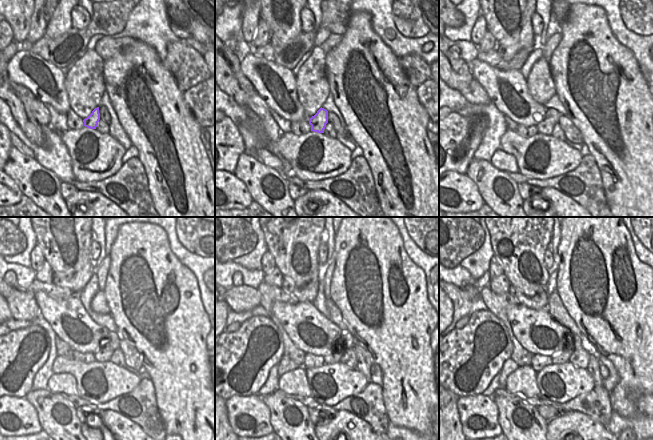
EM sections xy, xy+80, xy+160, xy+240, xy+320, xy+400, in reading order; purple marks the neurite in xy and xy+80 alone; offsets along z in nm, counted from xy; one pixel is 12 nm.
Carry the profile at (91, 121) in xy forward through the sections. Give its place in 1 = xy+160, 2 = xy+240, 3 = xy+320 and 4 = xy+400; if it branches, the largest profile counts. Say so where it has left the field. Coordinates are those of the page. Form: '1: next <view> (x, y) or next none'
1: next xy+160 (551, 118)
2: next xy+240 (107, 348)
3: next xy+320 (346, 341)
4: next xy+400 (571, 342)

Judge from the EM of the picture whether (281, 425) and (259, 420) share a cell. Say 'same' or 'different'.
different

